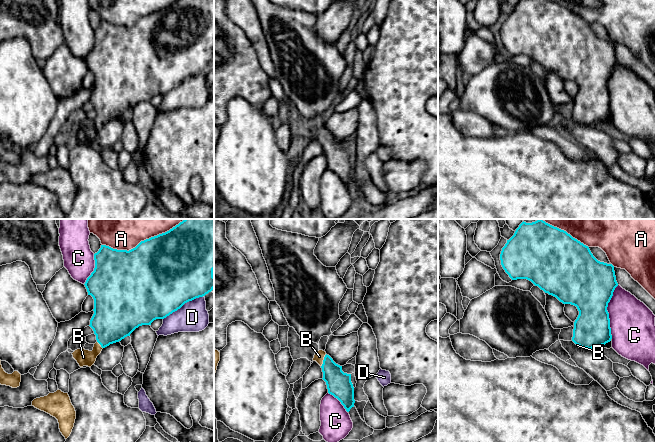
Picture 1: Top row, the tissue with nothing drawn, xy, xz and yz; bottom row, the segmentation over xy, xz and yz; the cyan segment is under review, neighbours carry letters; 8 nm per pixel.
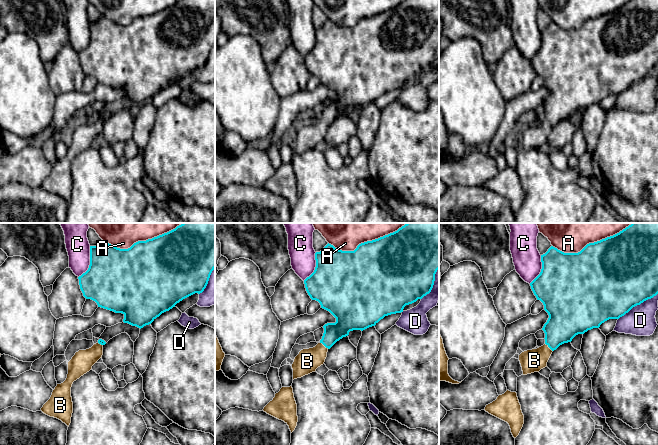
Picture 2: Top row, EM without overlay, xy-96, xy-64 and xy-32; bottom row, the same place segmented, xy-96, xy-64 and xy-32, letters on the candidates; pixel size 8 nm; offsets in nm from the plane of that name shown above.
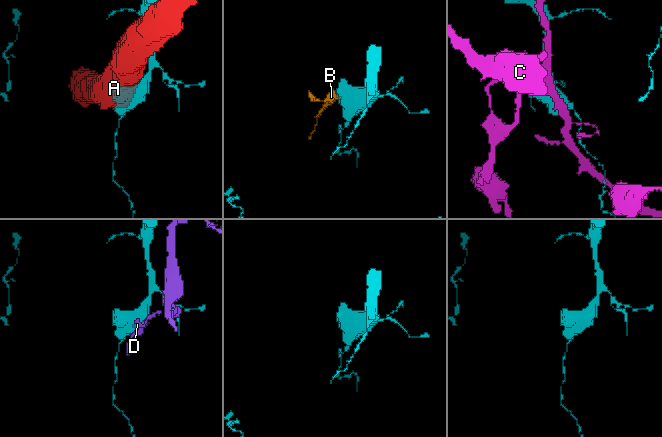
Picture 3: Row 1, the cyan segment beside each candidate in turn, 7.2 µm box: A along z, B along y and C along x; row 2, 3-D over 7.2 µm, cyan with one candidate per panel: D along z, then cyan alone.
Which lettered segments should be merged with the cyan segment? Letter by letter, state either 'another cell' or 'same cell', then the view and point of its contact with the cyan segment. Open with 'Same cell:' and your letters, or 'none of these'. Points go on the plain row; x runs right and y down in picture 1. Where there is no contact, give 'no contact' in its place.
Same cell: B
A: another cell | xy (141, 17)
B: same cell | xz (323, 136)
C: another cell | yz (607, 88)
D: another cell | xy (183, 80)

